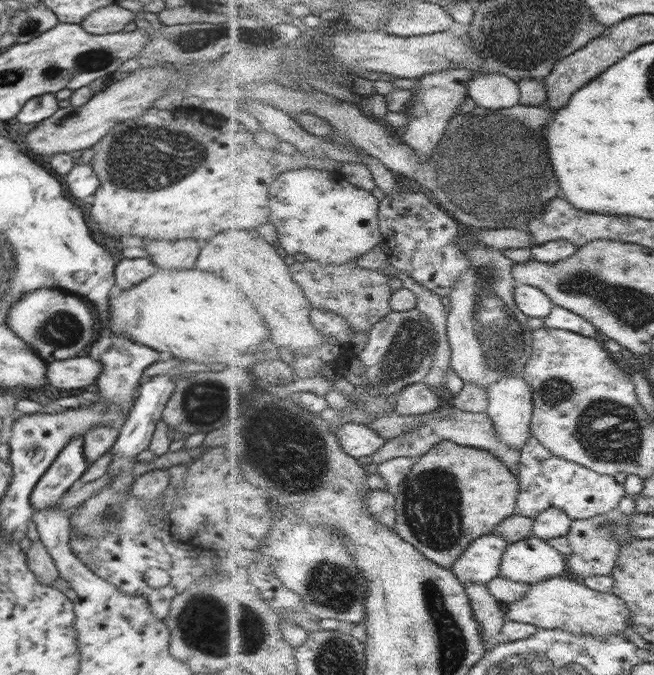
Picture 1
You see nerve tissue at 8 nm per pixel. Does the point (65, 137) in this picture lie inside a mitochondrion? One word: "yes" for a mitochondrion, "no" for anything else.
no

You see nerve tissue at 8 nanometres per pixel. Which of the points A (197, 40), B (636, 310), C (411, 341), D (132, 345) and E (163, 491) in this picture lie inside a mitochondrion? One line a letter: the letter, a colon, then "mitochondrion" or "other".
A: mitochondrion
B: mitochondrion
C: mitochondrion
D: other
E: other

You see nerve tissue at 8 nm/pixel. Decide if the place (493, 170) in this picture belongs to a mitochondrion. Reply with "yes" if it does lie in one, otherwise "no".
yes

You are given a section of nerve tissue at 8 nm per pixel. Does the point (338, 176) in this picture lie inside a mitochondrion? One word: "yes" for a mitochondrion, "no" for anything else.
no

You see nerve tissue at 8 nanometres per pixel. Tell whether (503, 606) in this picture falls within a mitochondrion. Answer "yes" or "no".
no

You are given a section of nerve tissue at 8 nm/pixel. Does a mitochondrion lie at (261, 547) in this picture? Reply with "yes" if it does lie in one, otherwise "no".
no

